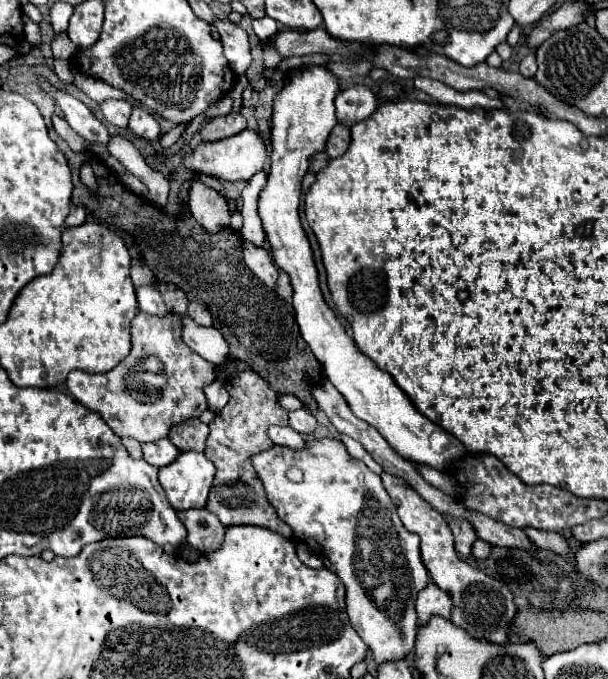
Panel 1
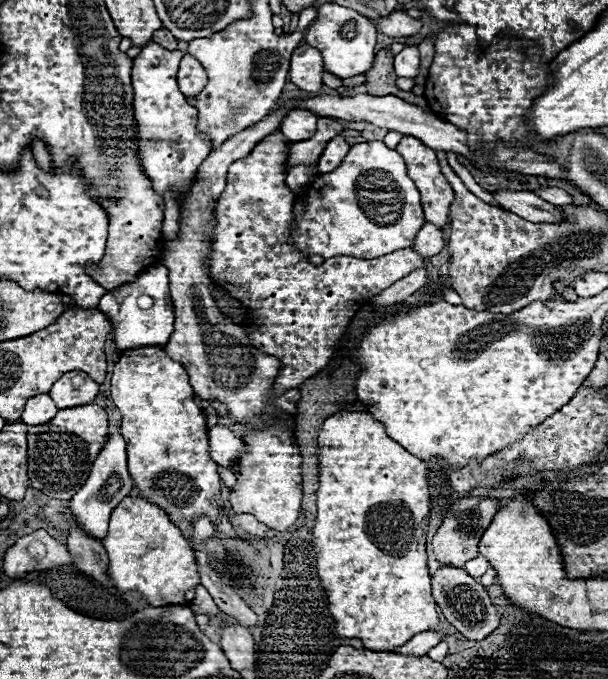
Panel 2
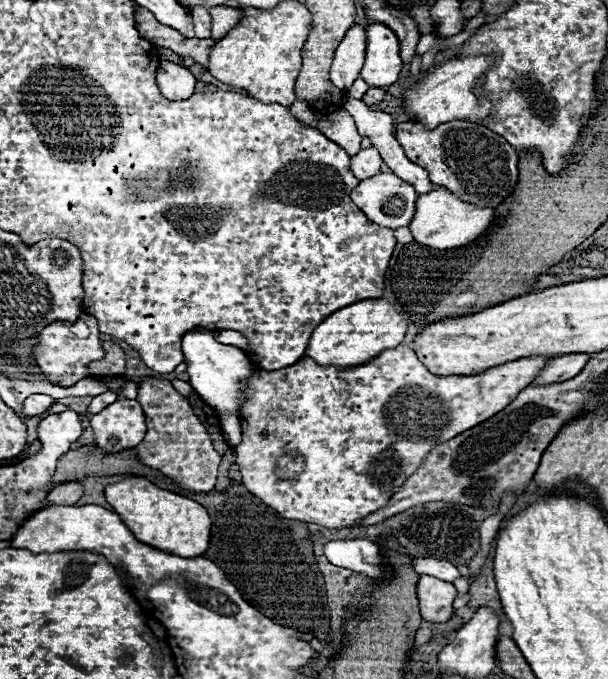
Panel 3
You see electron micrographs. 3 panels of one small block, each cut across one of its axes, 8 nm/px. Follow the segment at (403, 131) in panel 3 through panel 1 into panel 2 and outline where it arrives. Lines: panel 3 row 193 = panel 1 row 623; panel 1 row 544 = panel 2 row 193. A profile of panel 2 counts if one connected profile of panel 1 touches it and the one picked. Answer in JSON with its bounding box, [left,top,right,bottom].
[396,136,454,226]

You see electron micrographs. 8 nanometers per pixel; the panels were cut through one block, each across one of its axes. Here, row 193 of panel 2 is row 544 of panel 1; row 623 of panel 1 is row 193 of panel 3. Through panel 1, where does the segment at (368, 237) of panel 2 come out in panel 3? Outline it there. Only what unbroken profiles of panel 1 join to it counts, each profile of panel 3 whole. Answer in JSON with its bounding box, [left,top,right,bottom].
[350,172,418,230]

